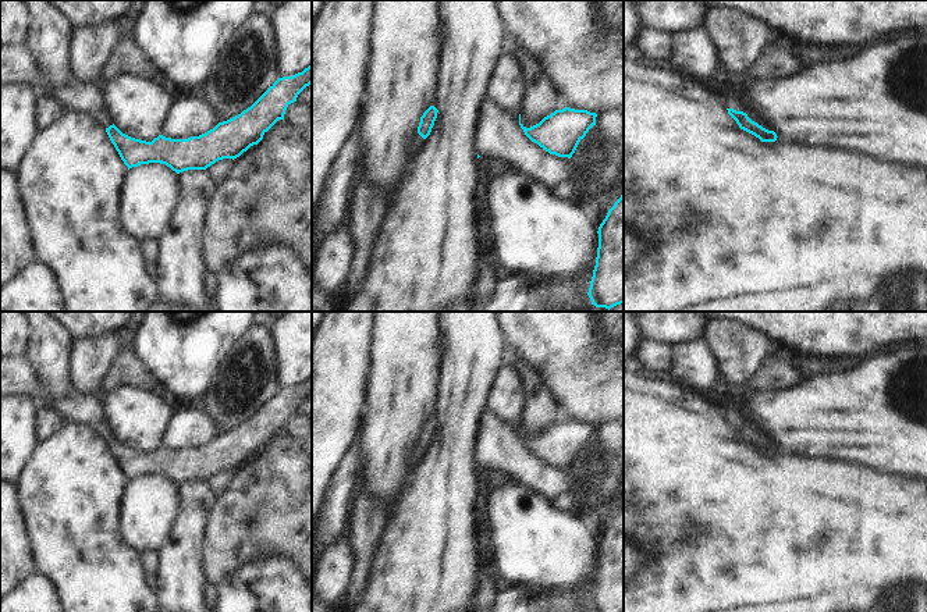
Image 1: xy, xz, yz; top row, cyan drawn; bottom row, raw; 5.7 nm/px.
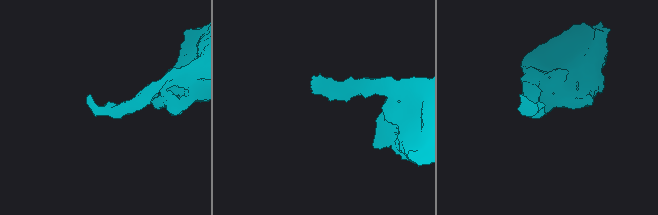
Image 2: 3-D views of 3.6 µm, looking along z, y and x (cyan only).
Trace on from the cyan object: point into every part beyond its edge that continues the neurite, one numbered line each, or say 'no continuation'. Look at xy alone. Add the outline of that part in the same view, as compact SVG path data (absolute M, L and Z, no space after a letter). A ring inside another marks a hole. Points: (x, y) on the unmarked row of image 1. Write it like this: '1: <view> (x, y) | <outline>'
1: xy (17, 376) | M26 356L0 357L0 398L22 395L29 398L36 409L52 408L63 421L89 426L104 441L113 437L102 405L90 395L71 387L63 396L49 395L38 378Z

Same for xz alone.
1: xz (416, 454) | M416 444L415 448L411 451L409 456L406 458L408 467L413 467L418 465L425 455L425 451Z

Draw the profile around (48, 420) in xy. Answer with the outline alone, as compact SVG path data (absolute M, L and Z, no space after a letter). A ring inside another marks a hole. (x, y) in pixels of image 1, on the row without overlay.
M43 408L36 410L35 434L39 442L56 434L64 426L65 423L54 409Z

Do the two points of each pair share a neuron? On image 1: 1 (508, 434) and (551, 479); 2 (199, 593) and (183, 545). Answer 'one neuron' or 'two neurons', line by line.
1: one neuron
2: one neuron

